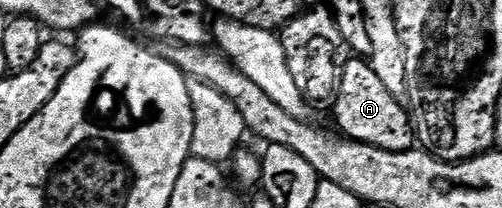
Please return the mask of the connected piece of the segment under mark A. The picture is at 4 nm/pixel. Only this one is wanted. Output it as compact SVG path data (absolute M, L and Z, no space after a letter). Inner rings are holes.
M349 59L346 63L342 87L336 96L334 108L337 125L335 128L349 141L361 141L379 149L399 153L417 144L416 130L409 110L401 101L394 99L394 95L390 95L382 79L374 75L372 66L367 60Z

